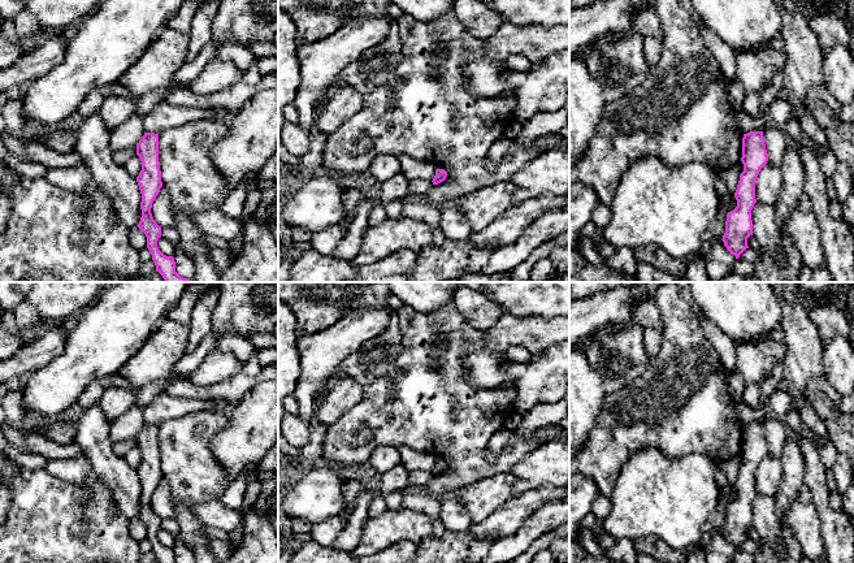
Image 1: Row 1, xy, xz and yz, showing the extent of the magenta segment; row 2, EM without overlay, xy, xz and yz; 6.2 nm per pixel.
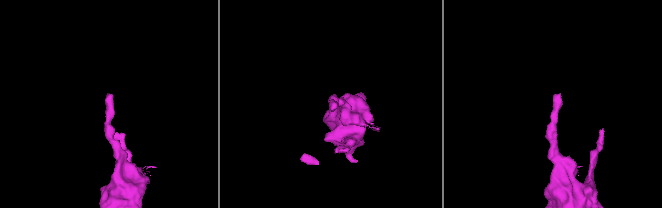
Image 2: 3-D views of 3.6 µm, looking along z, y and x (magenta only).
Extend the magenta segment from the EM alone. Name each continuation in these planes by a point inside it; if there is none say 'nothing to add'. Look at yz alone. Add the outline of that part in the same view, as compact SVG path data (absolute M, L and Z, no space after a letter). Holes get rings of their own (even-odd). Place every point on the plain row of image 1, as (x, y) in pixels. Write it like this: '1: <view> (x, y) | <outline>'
nothing to add

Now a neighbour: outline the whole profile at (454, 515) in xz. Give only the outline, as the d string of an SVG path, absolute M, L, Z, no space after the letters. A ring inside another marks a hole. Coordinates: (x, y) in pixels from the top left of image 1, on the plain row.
M456 498L442 502L439 519L445 524L446 529L454 532L464 532L473 524L464 503Z

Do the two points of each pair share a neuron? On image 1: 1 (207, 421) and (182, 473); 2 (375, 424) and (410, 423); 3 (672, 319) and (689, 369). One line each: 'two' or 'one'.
1: one
2: one
3: one

